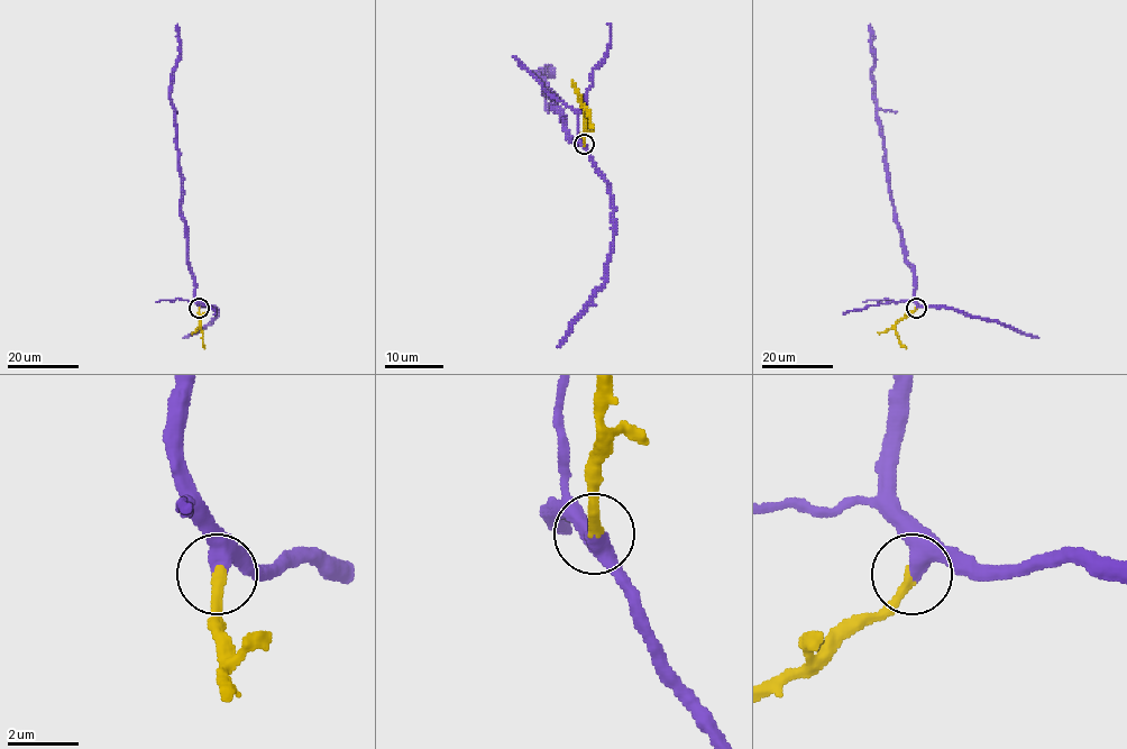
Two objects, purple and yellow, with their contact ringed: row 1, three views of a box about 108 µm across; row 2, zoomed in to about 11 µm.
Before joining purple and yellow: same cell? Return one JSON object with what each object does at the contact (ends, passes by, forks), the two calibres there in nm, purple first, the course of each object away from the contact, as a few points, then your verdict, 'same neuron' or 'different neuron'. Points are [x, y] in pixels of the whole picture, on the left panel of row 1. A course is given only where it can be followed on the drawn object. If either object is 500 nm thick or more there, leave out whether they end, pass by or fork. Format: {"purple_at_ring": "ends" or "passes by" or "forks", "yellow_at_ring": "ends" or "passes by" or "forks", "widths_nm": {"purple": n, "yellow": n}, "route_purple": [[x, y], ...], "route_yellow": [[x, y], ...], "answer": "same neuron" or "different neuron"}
{"widths_nm": {"purple": 550, "yellow": 280}, "route_purple": [[199, 308], [181, 207], [182, 175], [171, 97], [171, 75], [179, 55], [177, 24]], "route_yellow": [[199, 308], [203, 348]], "answer": "same neuron"}

